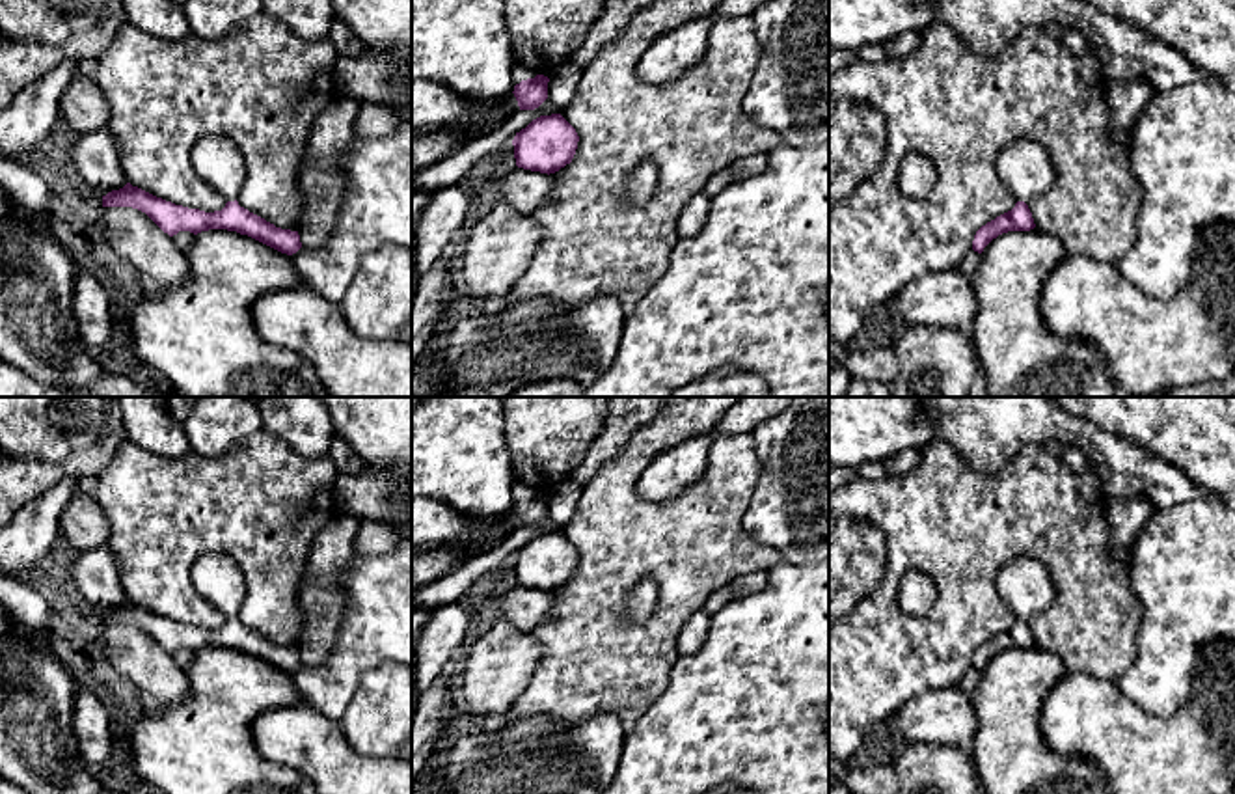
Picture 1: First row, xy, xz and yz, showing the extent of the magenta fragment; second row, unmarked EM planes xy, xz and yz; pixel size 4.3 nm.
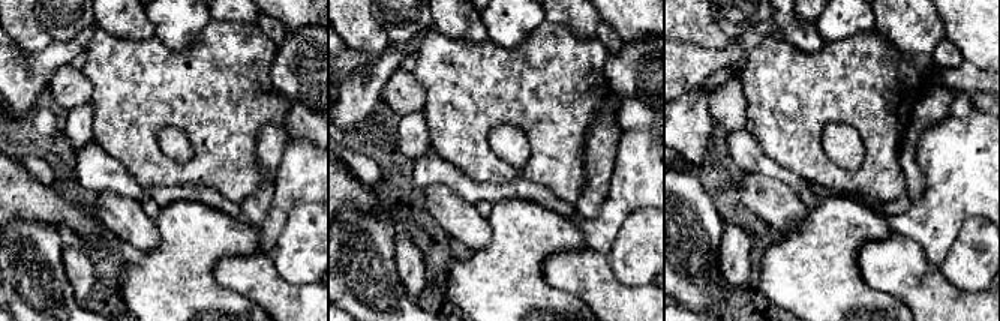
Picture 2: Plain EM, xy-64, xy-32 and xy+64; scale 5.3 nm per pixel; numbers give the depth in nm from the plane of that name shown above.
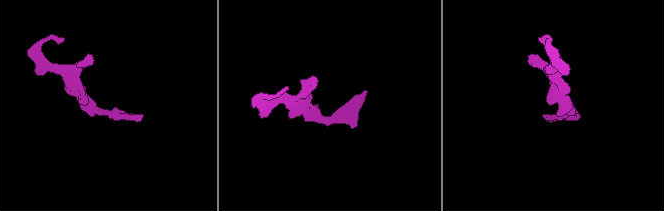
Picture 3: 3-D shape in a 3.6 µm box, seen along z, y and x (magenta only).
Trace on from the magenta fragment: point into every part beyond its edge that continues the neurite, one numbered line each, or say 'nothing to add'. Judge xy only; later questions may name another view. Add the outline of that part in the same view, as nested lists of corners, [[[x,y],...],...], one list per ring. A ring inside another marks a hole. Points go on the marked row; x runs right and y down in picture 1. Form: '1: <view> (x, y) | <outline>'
1: xy (217, 161) | [[[203,136],[190,153],[196,173],[214,186],[225,201],[235,201],[246,179],[240,149],[224,136]]]

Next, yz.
1: yz (1025, 166) | [[[1032,140],[1006,145],[997,158],[997,173],[1025,203],[1051,190],[1056,181],[1049,151]]]

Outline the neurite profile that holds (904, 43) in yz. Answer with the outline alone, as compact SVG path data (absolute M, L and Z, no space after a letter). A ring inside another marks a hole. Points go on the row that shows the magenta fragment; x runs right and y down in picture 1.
M903 32L894 35L889 41L883 41L887 56L900 58L915 52L920 47L922 32Z

